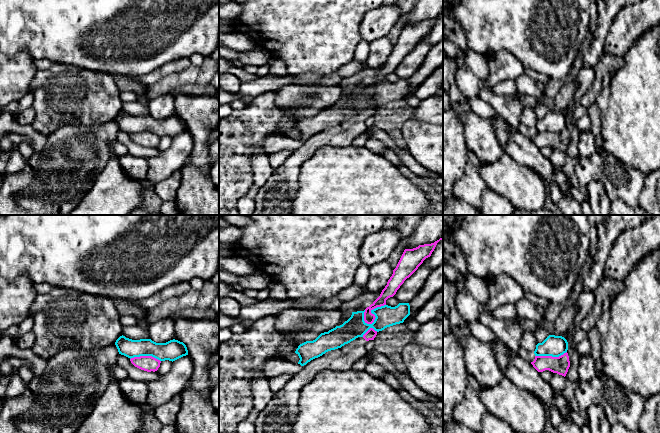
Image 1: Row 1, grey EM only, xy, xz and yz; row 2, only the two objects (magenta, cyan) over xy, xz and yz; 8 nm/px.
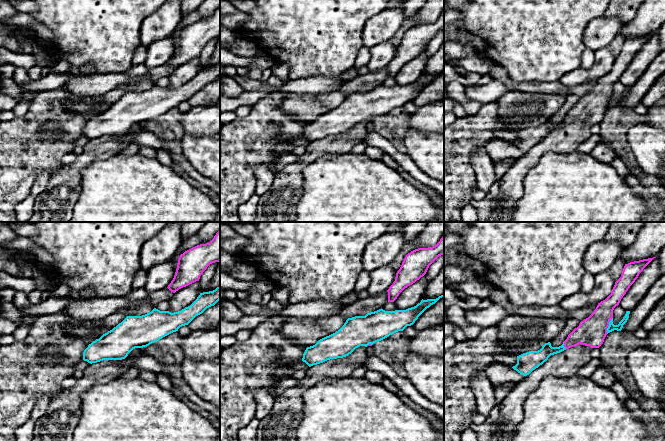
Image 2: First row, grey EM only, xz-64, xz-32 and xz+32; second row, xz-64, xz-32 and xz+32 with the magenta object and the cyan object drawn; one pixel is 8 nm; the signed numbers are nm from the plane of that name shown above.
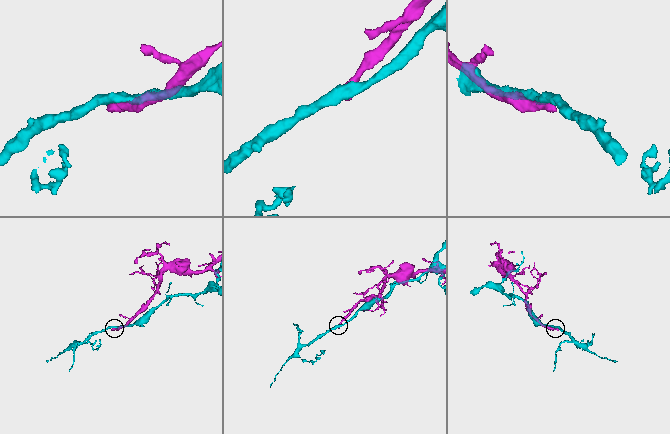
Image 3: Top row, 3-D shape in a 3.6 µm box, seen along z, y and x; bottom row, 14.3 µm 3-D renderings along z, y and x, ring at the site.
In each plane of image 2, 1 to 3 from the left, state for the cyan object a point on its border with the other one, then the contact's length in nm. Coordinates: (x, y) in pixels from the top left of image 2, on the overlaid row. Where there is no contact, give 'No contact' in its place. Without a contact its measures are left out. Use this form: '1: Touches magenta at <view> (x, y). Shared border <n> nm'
1: No contact
2: Touches magenta at xz-32 (369, 344). Shared border 40 nm
3: Touches magenta at xz+32 (608, 325). Shared border 140 nm

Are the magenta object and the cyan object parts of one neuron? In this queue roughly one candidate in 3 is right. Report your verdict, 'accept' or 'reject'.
reject

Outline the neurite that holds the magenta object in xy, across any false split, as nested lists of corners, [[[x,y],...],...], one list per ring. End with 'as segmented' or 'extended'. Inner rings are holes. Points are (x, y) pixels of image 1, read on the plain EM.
[[[152,132],[134,133],[134,134],[131,134],[130,137],[135,143],[147,148],[157,147],[161,139],[160,136]]]; as segmented

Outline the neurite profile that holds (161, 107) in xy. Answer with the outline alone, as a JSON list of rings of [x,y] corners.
[[[168,93],[148,99],[150,115],[156,119],[166,119],[174,115],[175,95]]]

